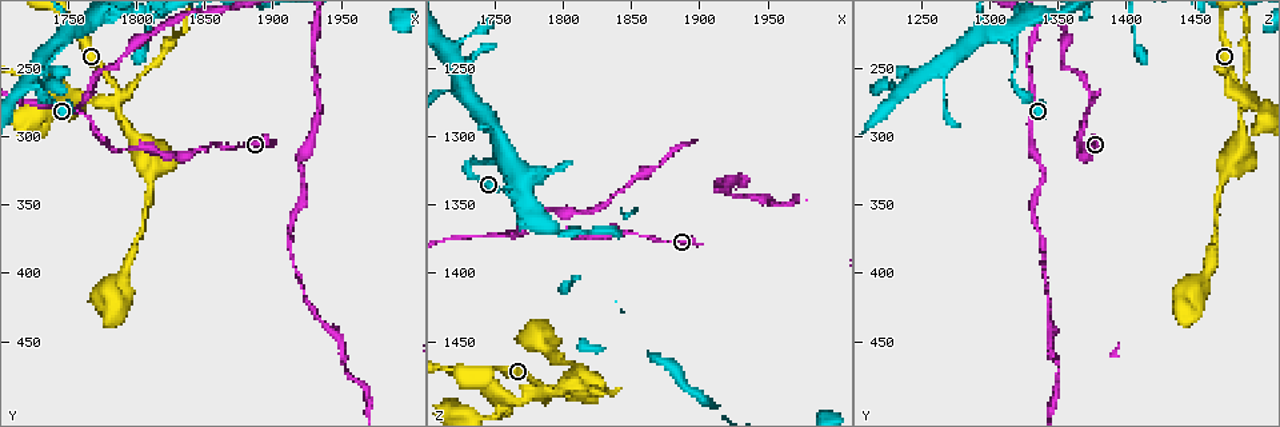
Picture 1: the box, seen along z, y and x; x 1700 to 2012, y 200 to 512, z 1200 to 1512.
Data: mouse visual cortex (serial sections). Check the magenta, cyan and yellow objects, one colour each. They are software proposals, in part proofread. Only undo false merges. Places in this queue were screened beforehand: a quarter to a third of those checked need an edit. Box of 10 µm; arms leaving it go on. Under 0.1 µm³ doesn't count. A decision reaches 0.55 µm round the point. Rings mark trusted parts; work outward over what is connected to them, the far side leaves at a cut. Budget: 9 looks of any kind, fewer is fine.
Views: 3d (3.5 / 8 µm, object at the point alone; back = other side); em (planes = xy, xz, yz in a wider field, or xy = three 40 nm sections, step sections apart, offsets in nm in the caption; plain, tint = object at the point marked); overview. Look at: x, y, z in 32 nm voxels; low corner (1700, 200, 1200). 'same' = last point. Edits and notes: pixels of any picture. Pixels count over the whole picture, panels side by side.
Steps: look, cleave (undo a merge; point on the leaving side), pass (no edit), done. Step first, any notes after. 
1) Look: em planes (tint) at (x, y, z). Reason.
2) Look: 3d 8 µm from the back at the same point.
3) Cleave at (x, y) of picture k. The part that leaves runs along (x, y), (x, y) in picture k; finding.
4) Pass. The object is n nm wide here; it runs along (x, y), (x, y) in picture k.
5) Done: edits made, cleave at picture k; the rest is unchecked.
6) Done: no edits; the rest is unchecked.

Look: 3d 3.5 µm at (1856, 308, 1374).

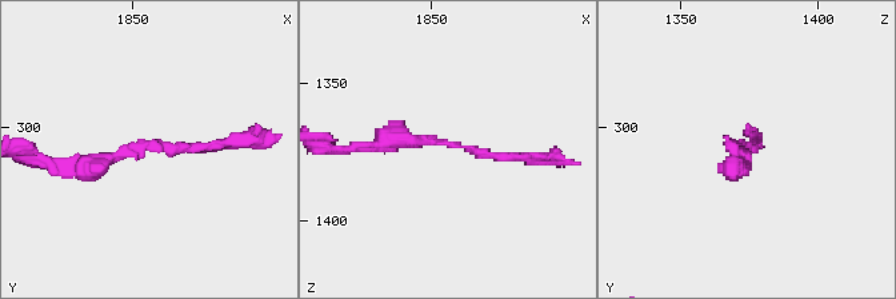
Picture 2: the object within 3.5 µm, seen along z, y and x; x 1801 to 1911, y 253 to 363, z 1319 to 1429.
Look: em xy step 3 (tint) at (1856, 310, 1372).

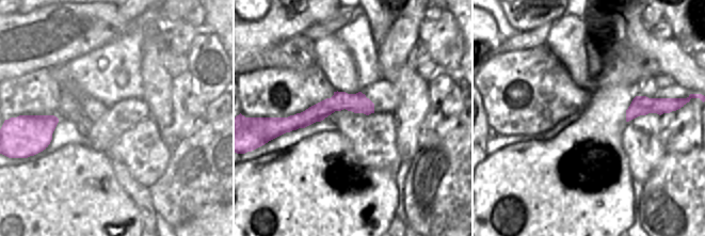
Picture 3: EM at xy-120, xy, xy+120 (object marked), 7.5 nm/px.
Pass. It runs along (232, 143), (123, 151), (66, 167) in picture 2; one cell here.

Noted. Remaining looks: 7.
Look: 3d 3.5 µm at (1762, 284, 1374). Sharp bend.

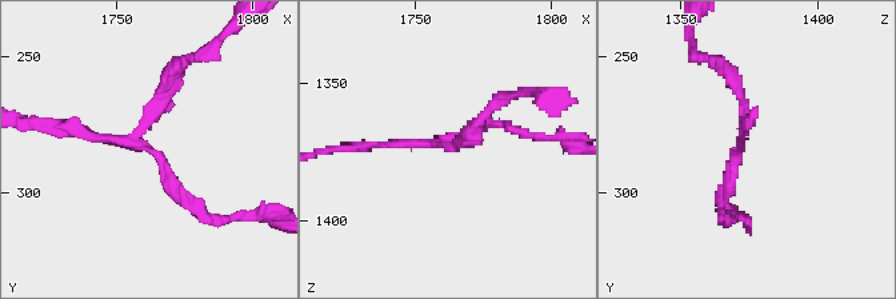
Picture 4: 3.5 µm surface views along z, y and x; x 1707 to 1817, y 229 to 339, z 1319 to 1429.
Look: em xy step 5 (tint) at (1760, 283, 1372). Need the tissue.

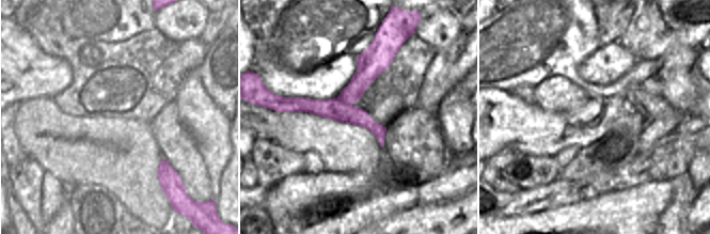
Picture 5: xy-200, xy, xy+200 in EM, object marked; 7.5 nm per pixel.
Cleave at (167, 102) of picture 4. The part that leaves runs along (142, 135), (170, 74), (211, 52) in picture 4; two cells meet here.

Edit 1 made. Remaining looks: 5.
Look: 3d 3.5 µm at (1748, 232, 1320). Sudden change in width.

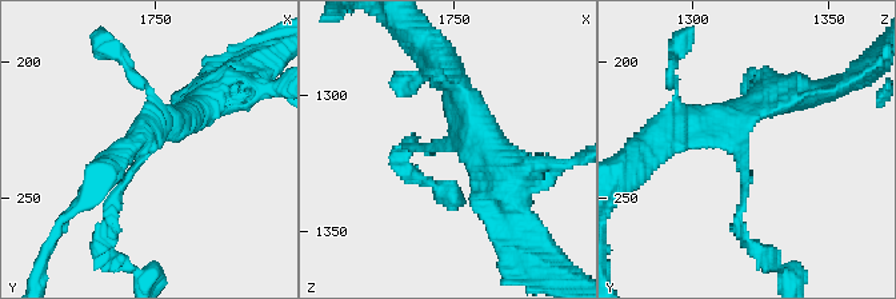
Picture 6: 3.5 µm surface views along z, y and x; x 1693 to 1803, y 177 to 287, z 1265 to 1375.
Pass. It runs along (738, 223), (742, 146), (672, 130) in picture 6; continuous, no second cell.

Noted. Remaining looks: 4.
Look: 3d 3.5 µm at (1784, 274, 1484). Calibre changes.

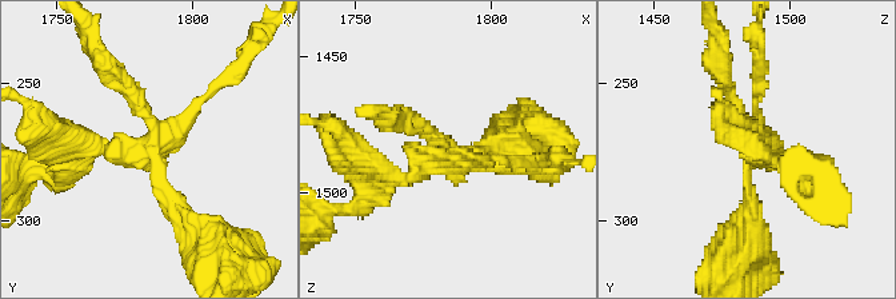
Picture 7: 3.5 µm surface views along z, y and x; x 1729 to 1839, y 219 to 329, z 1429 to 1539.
Look: em xy step 5 (tint) at (1785, 275, 1486).

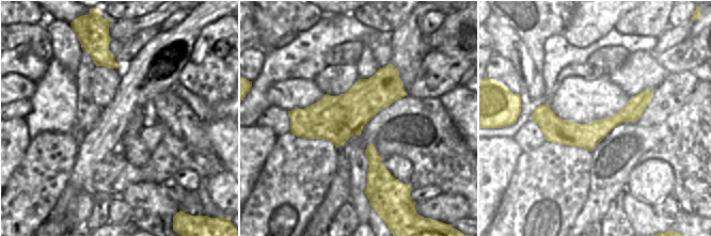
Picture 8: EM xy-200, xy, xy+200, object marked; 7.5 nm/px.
Cleave at (410, 178) of picture 7. 4 arms meet here; the arms are 150, 200, 200, 200 nm wide; two cells meet here.

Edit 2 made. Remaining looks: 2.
Done: edits made, cleave at picture 4, cleave at picture 7; the rest is unchecked.

